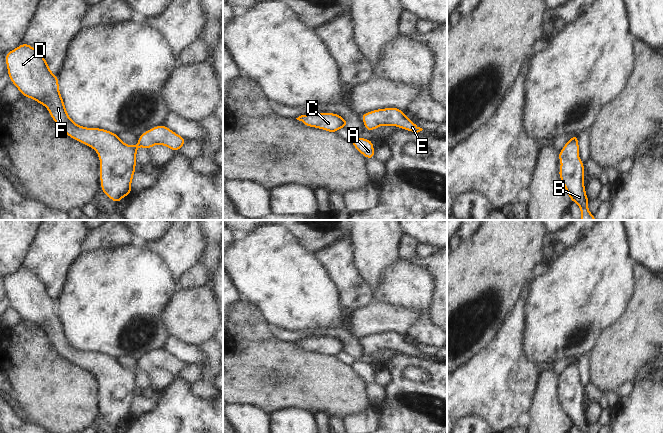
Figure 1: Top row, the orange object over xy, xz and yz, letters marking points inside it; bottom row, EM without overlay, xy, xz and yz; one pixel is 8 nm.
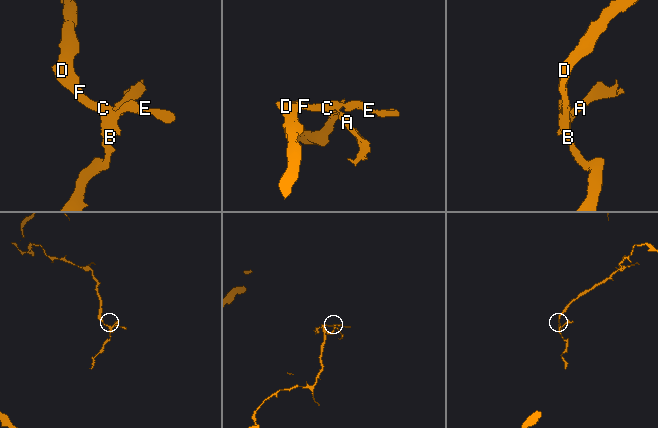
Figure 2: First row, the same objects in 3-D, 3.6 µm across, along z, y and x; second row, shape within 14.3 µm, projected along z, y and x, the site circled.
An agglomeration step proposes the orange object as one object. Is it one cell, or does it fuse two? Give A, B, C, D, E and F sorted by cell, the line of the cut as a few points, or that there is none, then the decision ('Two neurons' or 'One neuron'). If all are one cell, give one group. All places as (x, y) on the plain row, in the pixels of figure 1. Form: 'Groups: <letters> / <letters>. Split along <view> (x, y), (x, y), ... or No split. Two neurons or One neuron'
Groups: A / B C D E F. Split along xz (343, 344), (345, 350). Two neurons

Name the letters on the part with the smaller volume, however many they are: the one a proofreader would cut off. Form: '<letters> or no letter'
A

